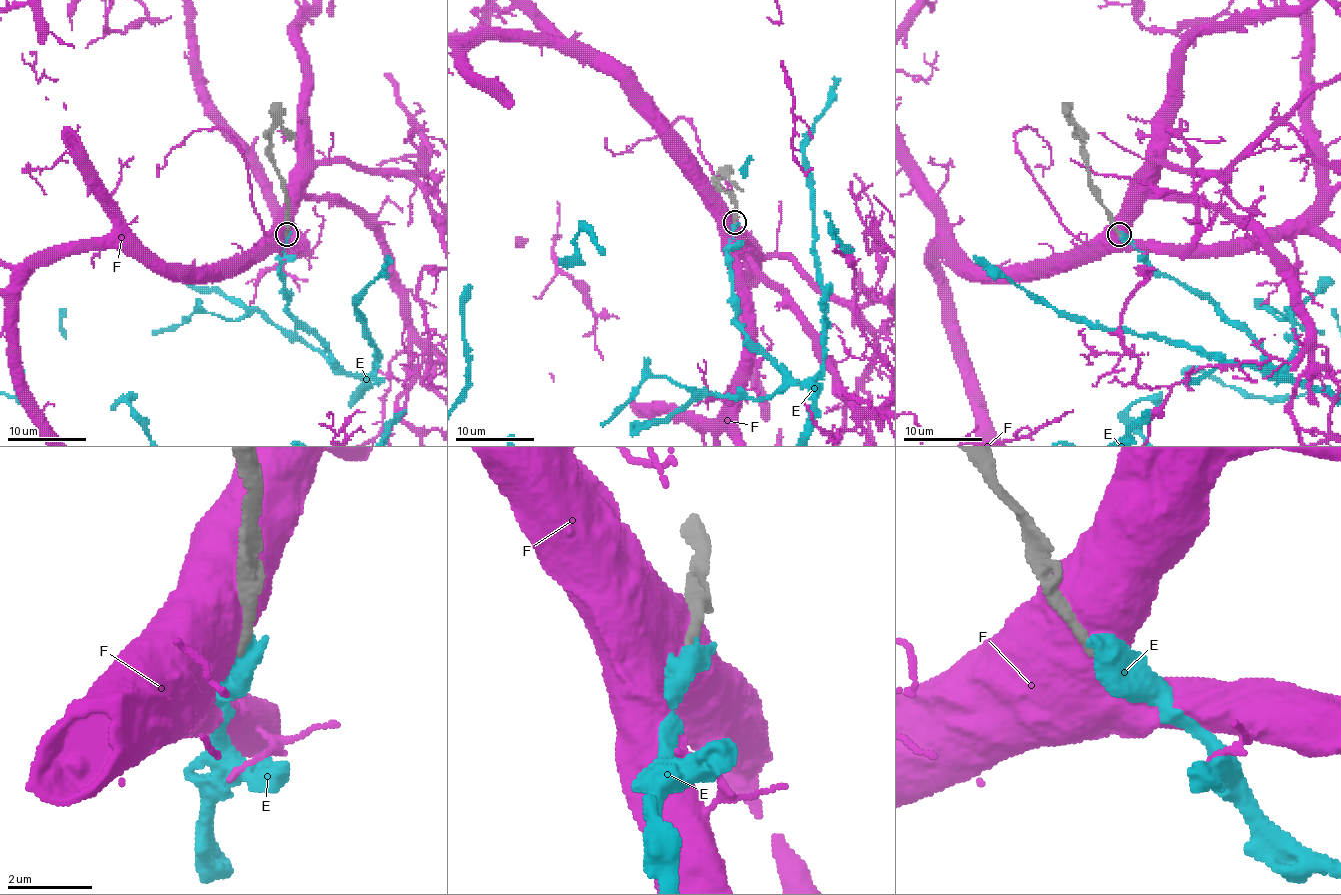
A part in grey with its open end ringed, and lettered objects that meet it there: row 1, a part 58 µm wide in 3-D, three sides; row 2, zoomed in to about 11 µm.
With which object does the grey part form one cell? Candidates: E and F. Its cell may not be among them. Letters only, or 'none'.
E

